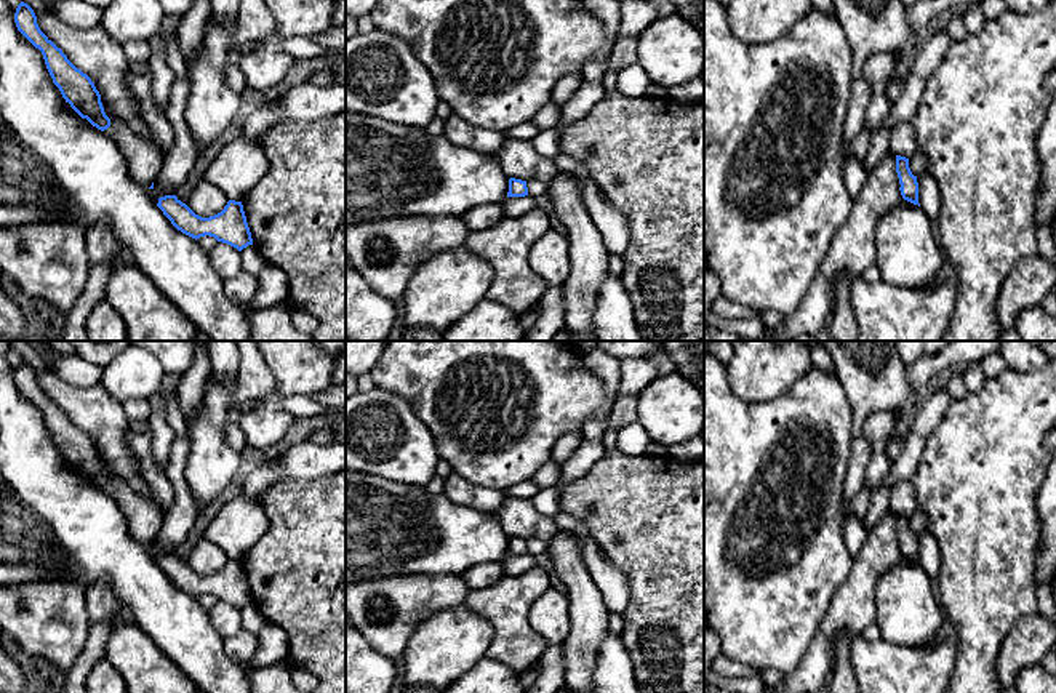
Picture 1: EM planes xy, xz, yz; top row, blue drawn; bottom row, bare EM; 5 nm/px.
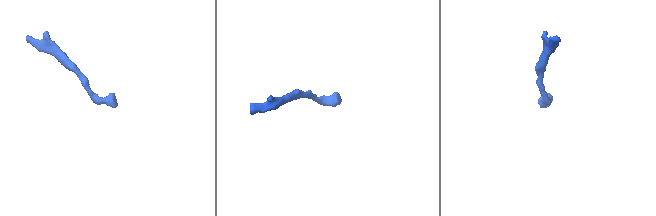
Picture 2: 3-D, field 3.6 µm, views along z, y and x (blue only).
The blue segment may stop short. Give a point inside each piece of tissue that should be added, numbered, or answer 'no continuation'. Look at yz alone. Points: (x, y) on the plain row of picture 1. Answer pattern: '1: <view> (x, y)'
no continuation

